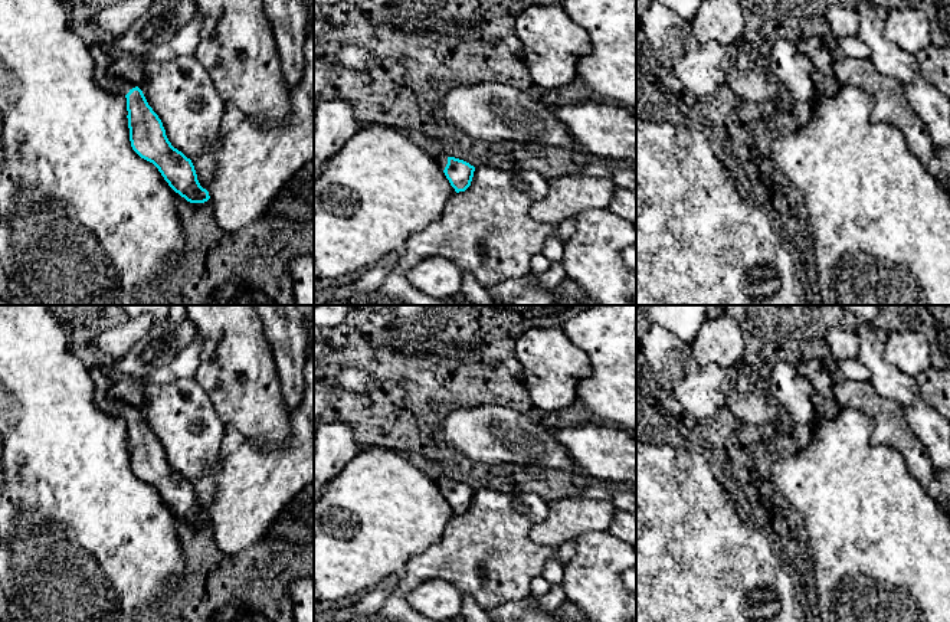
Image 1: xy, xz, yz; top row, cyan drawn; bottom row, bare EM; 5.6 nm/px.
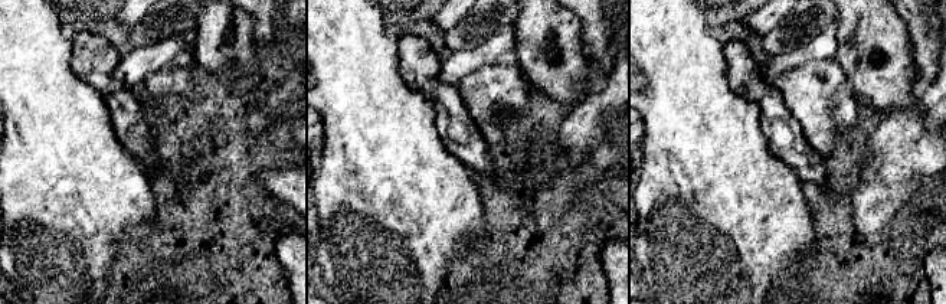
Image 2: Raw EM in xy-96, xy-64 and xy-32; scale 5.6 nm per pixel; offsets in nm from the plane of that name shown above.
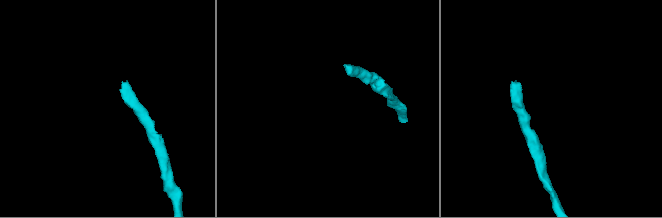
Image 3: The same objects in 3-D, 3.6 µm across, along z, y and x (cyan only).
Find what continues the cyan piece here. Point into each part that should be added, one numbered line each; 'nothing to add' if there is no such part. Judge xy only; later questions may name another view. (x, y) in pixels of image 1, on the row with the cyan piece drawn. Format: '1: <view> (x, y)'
1: xy (102, 61)

